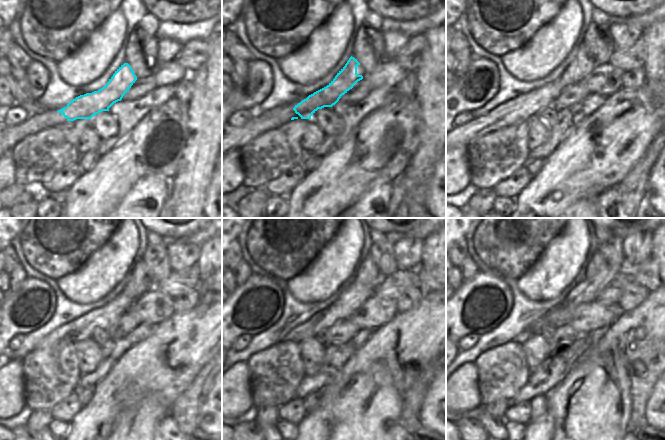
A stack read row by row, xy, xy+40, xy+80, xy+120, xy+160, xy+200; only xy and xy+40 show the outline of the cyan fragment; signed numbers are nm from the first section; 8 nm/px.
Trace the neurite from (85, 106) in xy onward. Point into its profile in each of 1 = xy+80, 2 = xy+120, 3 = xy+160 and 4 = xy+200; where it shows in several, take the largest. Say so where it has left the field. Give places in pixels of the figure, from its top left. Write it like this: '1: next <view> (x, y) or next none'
1: next xy+80 (572, 75)
2: next xy+120 (140, 274)
3: next xy+160 (368, 272)
4: next xy+200 (597, 263)

